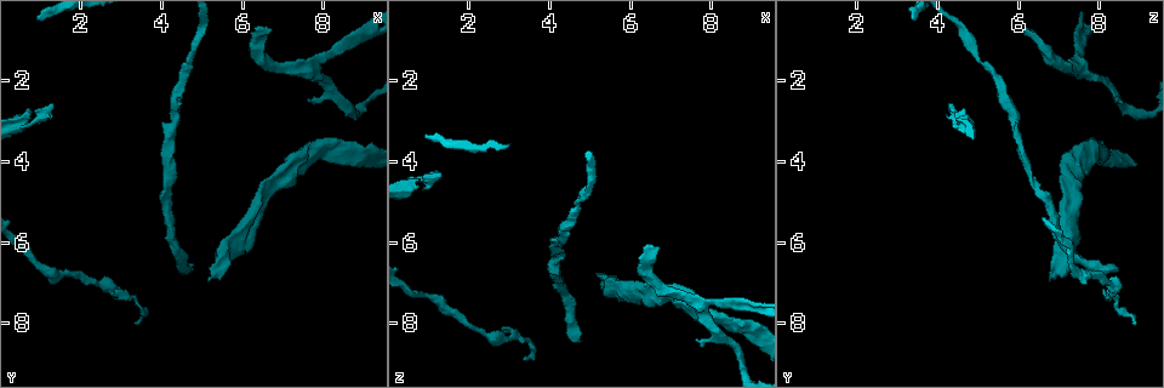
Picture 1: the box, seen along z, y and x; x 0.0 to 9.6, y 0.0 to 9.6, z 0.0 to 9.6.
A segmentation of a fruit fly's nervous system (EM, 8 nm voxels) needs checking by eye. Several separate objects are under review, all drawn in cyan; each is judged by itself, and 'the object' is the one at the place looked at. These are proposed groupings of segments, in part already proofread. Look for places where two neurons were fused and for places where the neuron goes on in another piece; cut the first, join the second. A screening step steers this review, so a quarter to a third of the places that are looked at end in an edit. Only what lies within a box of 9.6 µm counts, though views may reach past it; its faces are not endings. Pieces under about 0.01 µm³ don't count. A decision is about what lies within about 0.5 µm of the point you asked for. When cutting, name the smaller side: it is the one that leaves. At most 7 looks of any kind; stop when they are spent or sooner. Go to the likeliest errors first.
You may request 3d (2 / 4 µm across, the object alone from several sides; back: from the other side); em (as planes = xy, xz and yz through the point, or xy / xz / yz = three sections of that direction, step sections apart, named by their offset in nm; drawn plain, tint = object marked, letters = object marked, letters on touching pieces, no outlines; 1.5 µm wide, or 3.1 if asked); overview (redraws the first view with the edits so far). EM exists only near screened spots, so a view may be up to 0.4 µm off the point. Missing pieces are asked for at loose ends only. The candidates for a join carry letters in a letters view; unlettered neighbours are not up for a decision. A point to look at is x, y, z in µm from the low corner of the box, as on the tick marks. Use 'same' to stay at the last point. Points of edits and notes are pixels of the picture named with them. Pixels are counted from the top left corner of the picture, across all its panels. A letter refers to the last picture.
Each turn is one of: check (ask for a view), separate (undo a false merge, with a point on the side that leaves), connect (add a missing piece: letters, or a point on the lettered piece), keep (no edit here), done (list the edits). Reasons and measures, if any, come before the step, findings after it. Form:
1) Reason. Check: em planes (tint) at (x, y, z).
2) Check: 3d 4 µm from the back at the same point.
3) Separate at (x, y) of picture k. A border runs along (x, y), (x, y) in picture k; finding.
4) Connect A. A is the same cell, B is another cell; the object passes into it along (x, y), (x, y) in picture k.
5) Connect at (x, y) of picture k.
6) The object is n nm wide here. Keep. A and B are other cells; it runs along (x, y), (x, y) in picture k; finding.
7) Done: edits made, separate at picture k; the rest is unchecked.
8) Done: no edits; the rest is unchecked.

Free end. Check: em planes (letters) at (4.75, 6.60, 8.35).

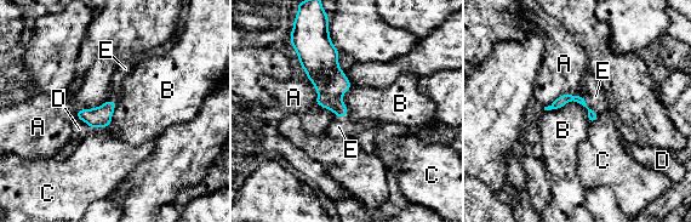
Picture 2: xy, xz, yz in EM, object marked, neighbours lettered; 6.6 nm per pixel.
The longest contact is with A, 320 nm. Connect E. E is the same cell, A, B, C and D are other cells; it goes on there.

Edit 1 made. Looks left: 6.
Thin neck. Check: 3d 4 µm at (7.55, 1.75, 7.50).

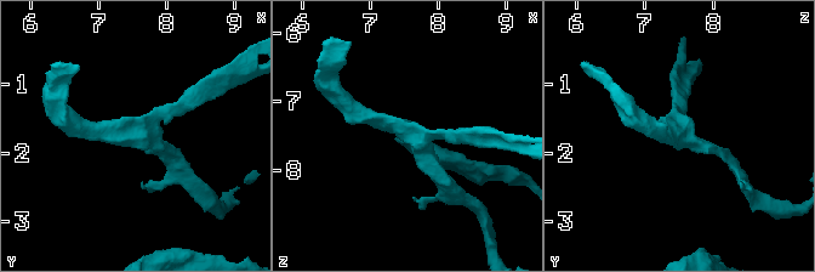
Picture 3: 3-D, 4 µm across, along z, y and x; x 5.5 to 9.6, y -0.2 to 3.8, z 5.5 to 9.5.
Check: em xy step 8 (tint) at (7.60, 1.70, 7.55).

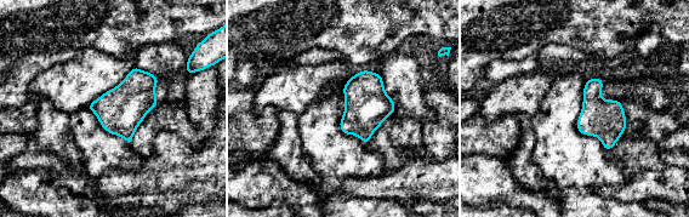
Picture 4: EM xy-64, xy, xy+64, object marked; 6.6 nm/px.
Another direction. Check: em planes (letters) at the same point.

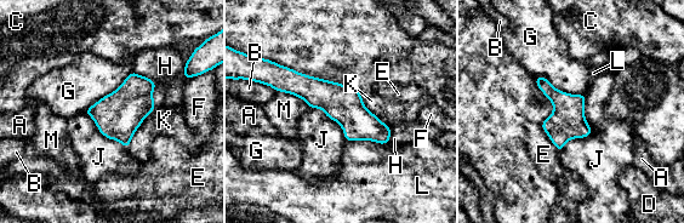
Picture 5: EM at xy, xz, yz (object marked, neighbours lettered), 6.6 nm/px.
The object is 240 nm wide here; the longest contact is with J, 440 nm. Keep. A, B, C, D, E, F, G, H, J, K, L and M are other cells; continuous, no second neuron.

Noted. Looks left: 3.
Done: edits made, connect at picture 2; the rest is unchecked.

